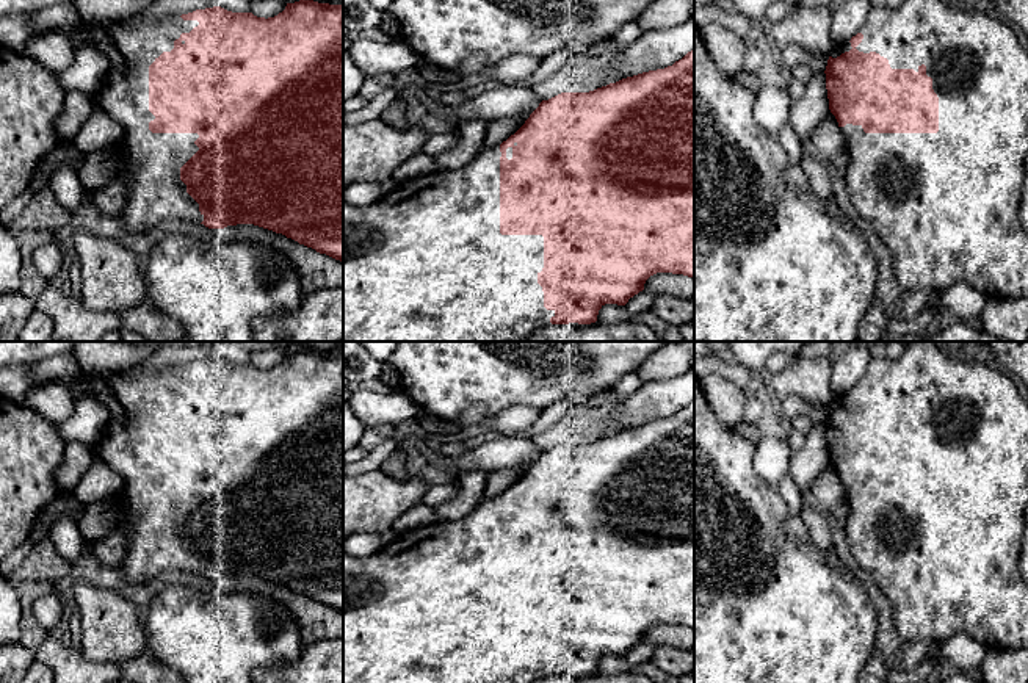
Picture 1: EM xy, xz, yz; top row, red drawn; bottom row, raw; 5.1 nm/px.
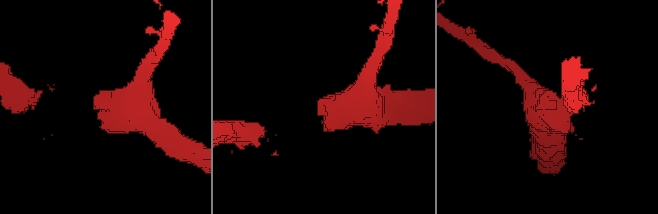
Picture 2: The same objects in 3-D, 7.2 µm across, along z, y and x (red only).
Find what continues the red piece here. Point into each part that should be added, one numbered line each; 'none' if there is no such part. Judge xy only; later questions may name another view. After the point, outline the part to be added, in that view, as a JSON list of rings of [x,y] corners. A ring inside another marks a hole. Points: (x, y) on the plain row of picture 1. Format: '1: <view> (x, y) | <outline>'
1: xy (151, 513) | [[[172,365],[166,371],[125,368],[75,378],[86,396],[97,399],[108,412],[105,429],[89,450],[92,462],[110,467],[124,481],[122,490],[110,500],[118,511],[119,525],[127,528],[127,555],[121,567],[130,583],[160,576],[168,569],[186,573],[204,572],[199,555],[186,544],[186,536],[180,531],[180,519],[199,501],[194,495],[199,486],[149,481],[149,473],[155,470],[149,462],[149,417],[163,403],[171,403],[182,384],[190,384],[197,376],[197,371],[183,371]]]

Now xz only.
1: xz (427, 608) | [[[500,497],[484,498],[465,517],[439,520],[398,534],[393,542],[367,558],[343,551],[343,683],[536,683],[550,677],[555,661],[544,658],[538,625],[544,619],[542,586],[500,584]]]

